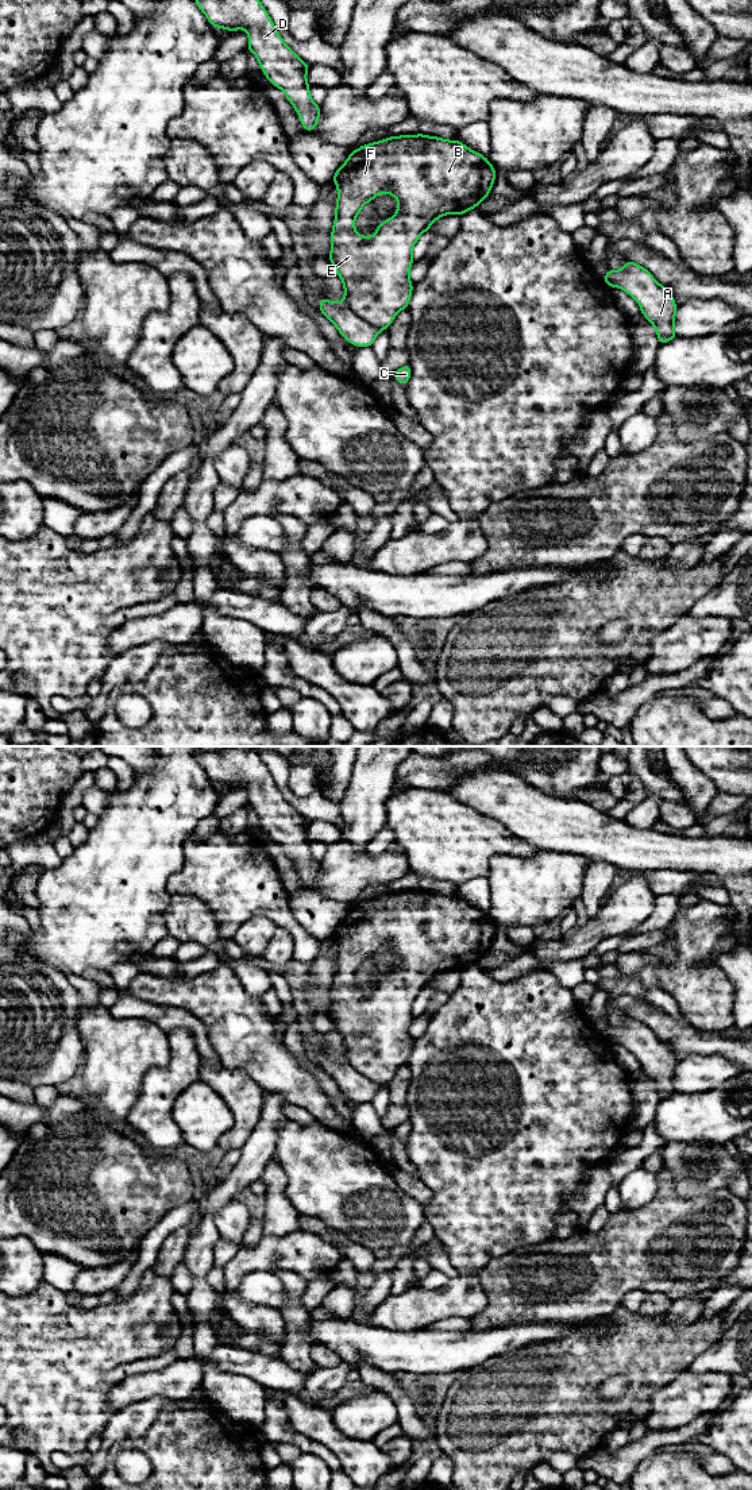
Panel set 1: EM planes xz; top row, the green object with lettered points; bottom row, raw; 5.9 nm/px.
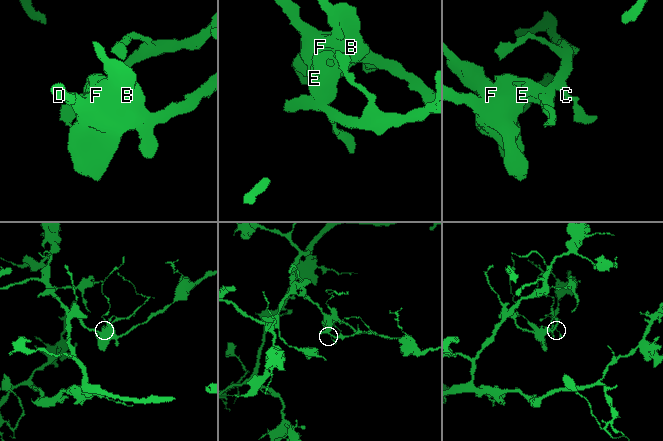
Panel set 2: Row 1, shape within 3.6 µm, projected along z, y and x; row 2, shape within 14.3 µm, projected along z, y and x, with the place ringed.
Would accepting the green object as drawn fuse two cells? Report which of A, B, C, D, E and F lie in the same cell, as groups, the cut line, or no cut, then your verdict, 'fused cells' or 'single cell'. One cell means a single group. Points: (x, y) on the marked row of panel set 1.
groups A B D E F / C; cut xz (340, 302), (381, 329); fused cells

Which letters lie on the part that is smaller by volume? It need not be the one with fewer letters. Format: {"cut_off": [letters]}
{"cut_off": ["C"]}

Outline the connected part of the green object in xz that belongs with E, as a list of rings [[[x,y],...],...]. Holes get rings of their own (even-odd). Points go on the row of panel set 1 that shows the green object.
[[[424,134],[401,135],[354,150],[332,178],[338,200],[328,258],[343,281],[344,298],[340,304],[371,327],[387,329],[410,301],[413,283],[409,271],[417,239],[439,217],[462,216],[477,208],[490,194],[494,180],[495,170],[487,158],[458,139],[447,140]],[[379,193],[396,197],[397,211],[377,227],[373,236],[360,236],[355,231],[355,217]]]

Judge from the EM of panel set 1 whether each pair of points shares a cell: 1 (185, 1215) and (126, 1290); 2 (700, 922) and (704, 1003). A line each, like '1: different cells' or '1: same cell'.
1: same cell
2: same cell

